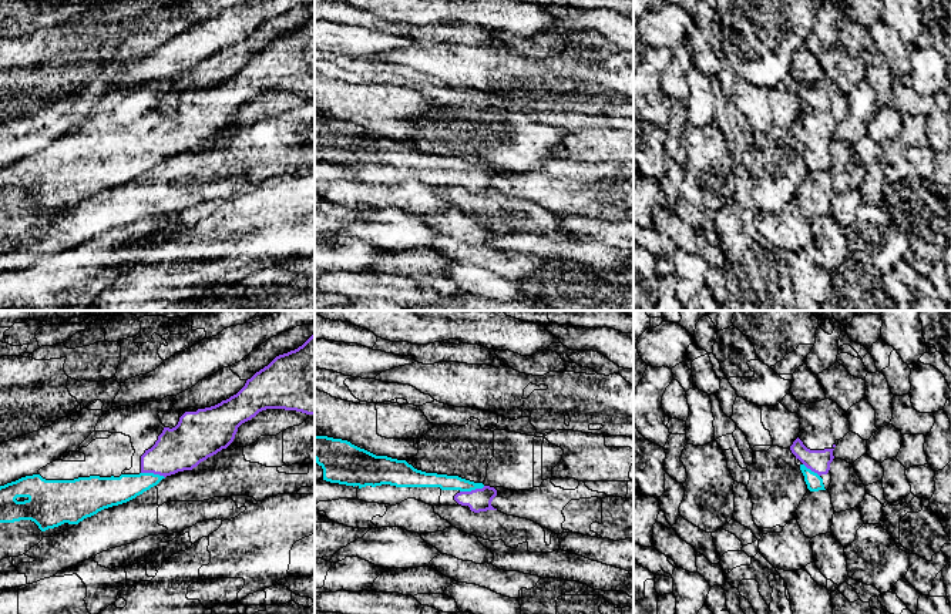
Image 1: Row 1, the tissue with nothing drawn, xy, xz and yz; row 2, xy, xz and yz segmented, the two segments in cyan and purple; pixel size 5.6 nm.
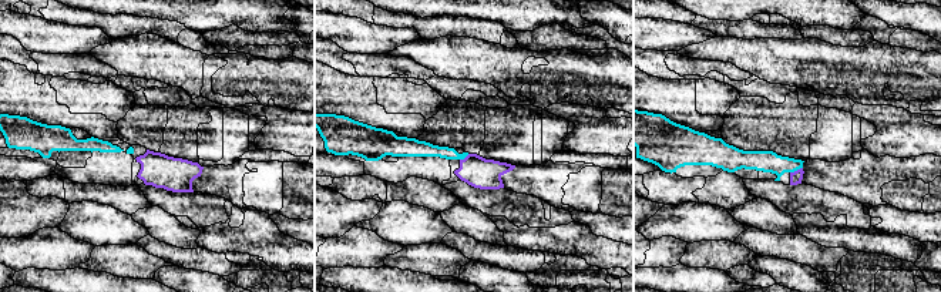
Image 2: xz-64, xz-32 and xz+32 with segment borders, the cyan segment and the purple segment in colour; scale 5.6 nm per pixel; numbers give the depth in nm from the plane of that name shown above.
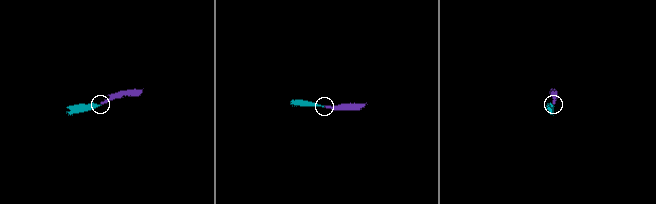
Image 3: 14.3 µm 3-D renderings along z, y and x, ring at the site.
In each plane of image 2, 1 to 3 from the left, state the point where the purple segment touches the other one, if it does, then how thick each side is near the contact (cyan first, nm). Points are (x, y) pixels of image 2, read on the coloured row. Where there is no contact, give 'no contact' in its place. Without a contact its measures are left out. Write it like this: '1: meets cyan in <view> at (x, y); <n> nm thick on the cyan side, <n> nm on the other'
1: no contact
2: meets cyan in xz-32 at (464, 157); 90 nm thick on the cyan side, 180 nm on the other
3: meets cyan in xz+32 at (796, 170); 130 nm thick on the cyan side, 70 nm on the other

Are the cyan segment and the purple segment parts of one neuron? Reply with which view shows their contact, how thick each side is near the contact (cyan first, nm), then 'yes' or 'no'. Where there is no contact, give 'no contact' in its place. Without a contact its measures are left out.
xz | 90/130 nm | yes

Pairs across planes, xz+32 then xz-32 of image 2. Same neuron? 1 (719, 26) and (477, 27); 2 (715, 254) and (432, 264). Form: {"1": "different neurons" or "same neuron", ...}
{"1": "same neuron", "2": "same neuron"}

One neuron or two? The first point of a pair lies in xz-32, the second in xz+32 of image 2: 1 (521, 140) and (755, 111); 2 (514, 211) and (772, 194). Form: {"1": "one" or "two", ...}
{"1": "one", "2": "one"}

